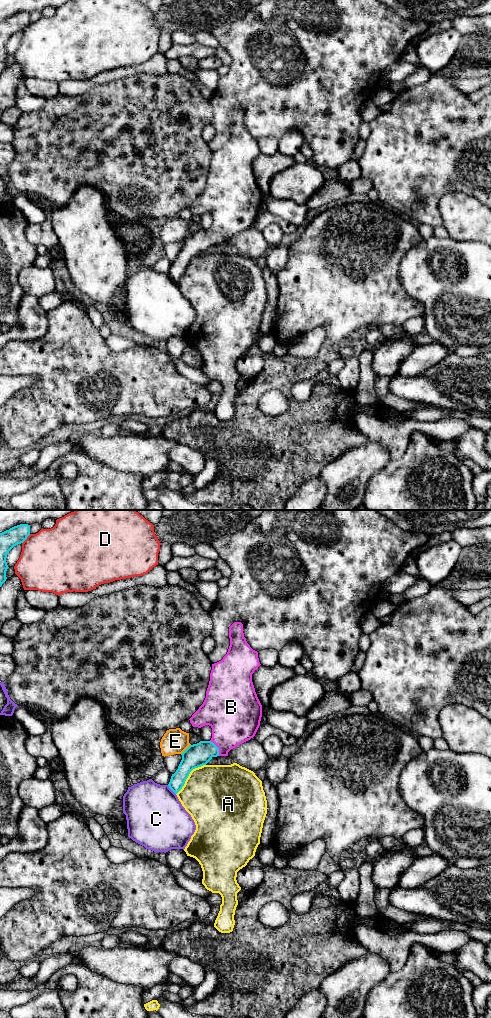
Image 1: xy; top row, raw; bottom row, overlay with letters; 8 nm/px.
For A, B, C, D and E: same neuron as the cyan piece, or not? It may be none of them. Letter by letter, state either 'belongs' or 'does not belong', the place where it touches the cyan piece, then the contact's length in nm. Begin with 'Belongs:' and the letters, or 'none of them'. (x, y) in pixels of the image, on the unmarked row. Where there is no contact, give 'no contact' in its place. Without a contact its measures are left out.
Belongs: B
A: does not belong; meets cyan in xy at (188, 263); contact 340 nm long
B: belongs; meets cyan in xy at (218, 236); contact 150 nm long
C: does not belong; meets cyan in xy at (171, 277); contact 100 nm long
D: does not belong; meets cyan in xy at (26, 26); contact 100 nm long
E: does not belong; meets cyan in xy at (186, 237); contact 120 nm long

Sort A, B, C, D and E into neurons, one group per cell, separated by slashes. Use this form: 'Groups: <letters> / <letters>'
Groups: A / B / C / D / E

